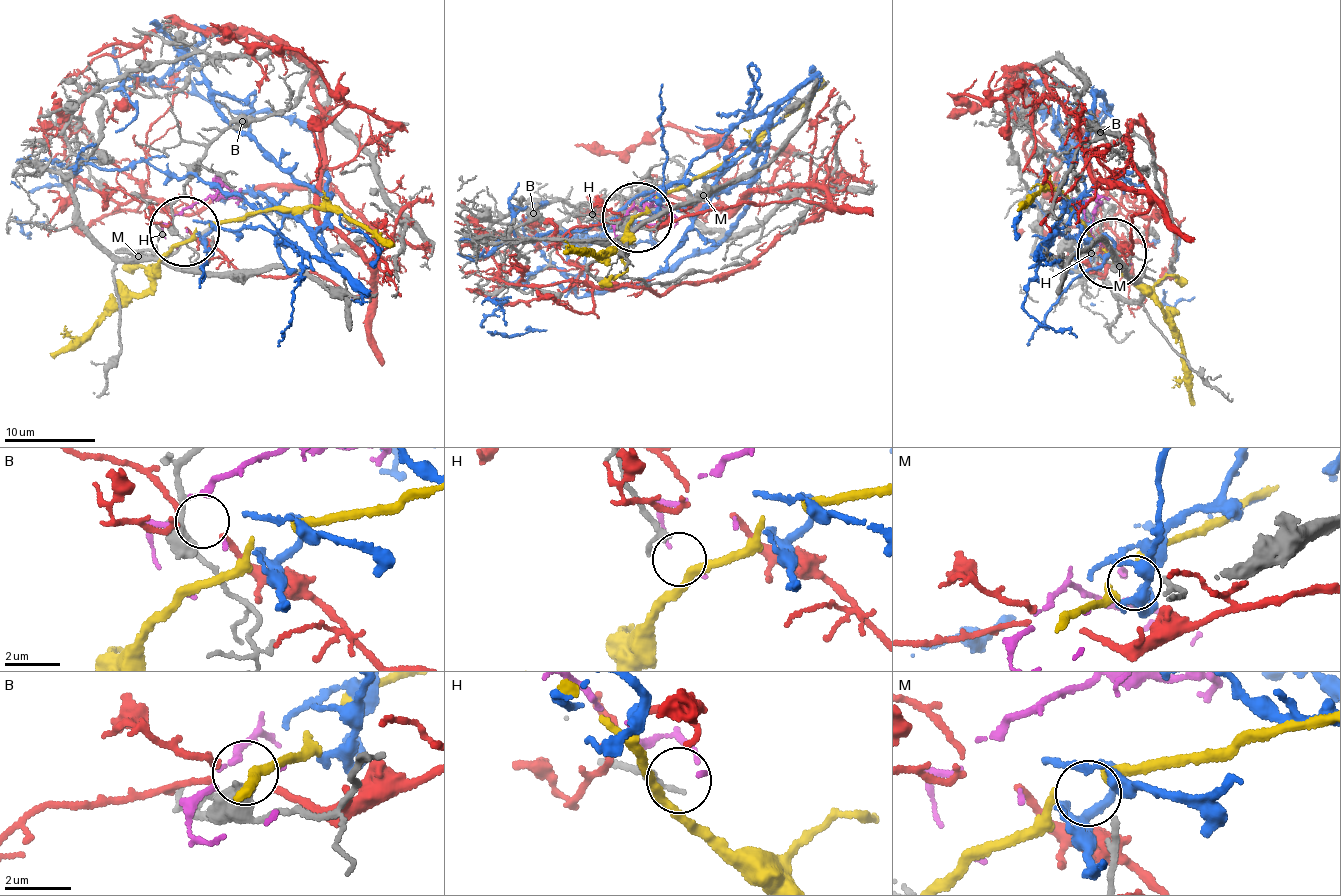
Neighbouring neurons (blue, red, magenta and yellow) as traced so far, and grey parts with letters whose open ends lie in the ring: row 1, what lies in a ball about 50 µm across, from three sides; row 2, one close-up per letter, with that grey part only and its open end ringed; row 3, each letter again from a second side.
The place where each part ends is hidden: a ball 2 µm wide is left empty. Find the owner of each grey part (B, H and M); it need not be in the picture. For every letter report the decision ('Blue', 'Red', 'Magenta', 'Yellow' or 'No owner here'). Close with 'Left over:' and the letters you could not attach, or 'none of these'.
B: Magenta
H: No owner here
M: No owner here
Left over: H, M

